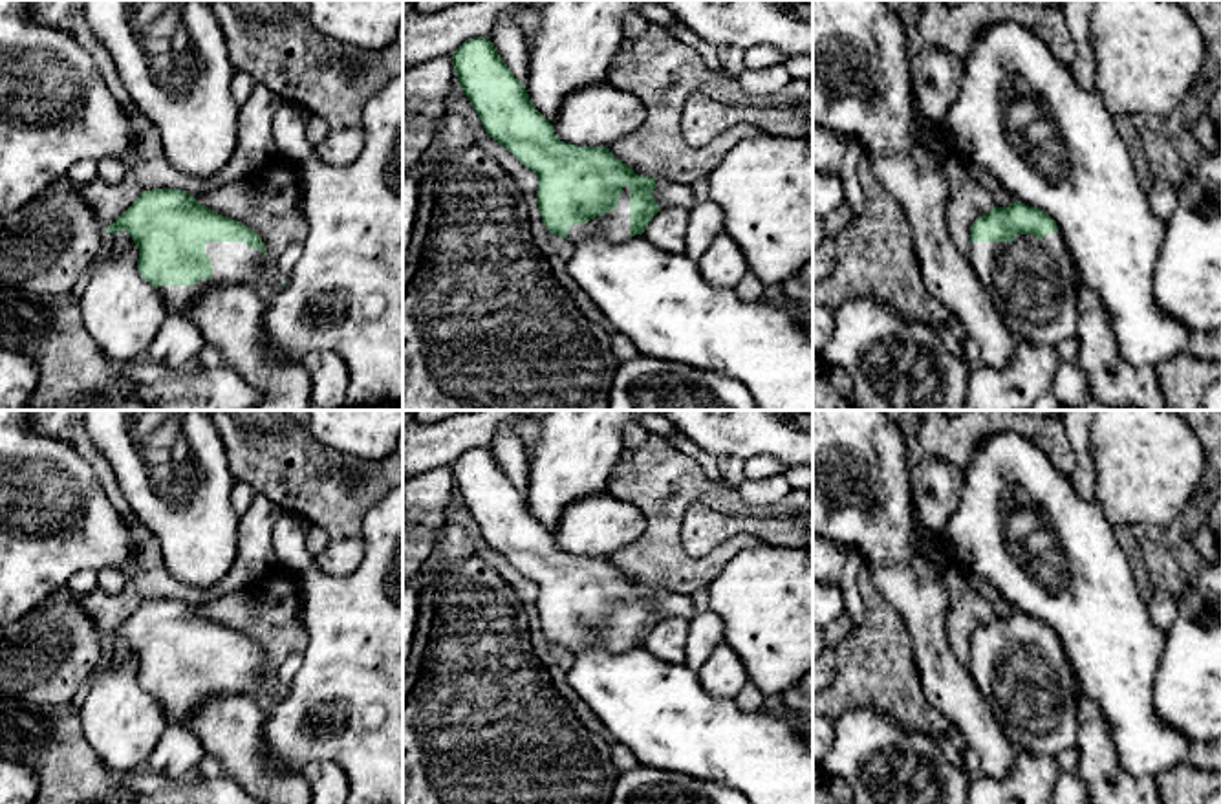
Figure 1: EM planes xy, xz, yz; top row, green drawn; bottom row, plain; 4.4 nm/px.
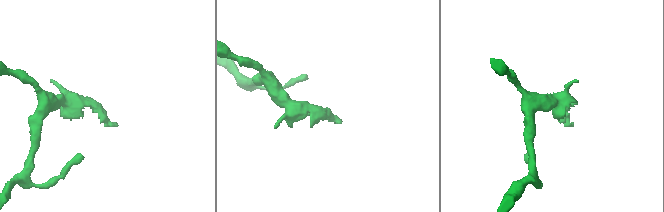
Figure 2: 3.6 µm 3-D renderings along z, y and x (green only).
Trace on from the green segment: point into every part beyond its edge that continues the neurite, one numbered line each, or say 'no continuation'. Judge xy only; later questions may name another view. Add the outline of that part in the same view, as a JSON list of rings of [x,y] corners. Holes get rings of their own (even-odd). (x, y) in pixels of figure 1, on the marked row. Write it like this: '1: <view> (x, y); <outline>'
1: xy (233, 262); [[[207,242],[205,255],[212,262],[209,280],[200,278],[194,286],[157,286],[161,302],[168,313],[187,313],[212,286],[273,286],[282,291],[286,280],[278,277],[276,264],[260,249],[245,242]]]

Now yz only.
1: yz (1033, 282); [[[1060,231],[1043,234],[1042,240],[1016,234],[1012,242],[970,242],[967,256],[1014,337],[1053,346],[1076,337],[1080,277]]]

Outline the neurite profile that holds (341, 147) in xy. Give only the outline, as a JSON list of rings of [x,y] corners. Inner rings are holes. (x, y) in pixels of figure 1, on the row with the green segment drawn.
[[[337,128],[331,130],[319,147],[315,147],[315,154],[328,165],[350,165],[359,158],[362,147],[362,128]]]

